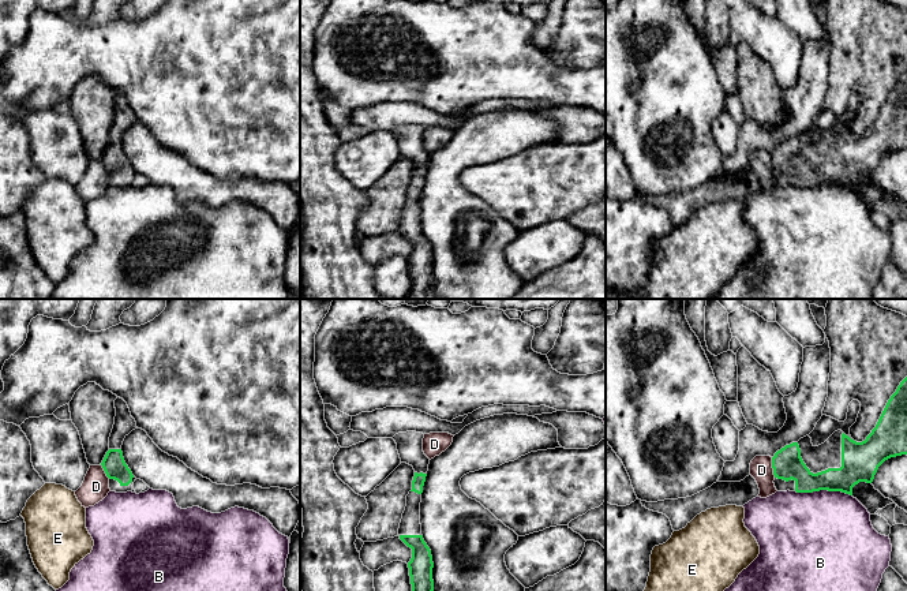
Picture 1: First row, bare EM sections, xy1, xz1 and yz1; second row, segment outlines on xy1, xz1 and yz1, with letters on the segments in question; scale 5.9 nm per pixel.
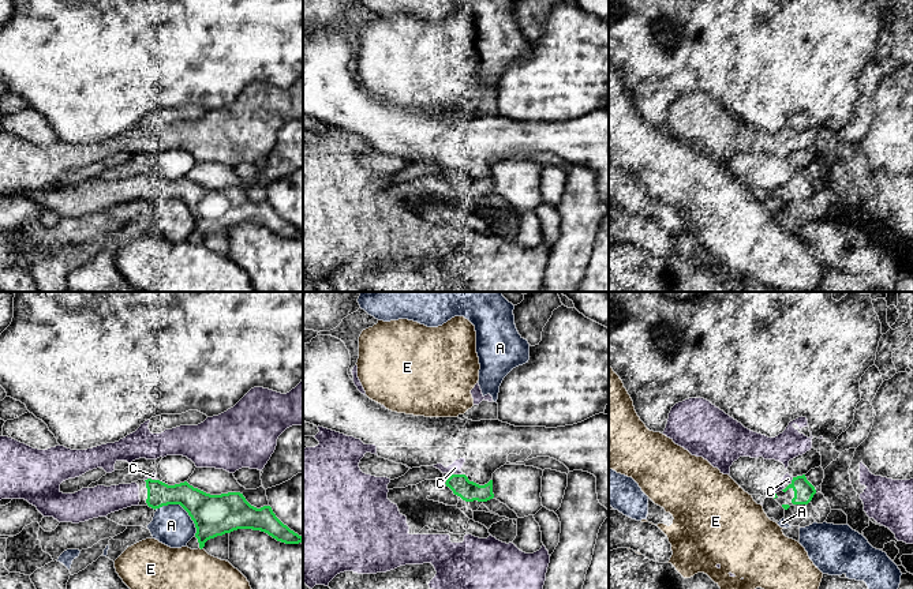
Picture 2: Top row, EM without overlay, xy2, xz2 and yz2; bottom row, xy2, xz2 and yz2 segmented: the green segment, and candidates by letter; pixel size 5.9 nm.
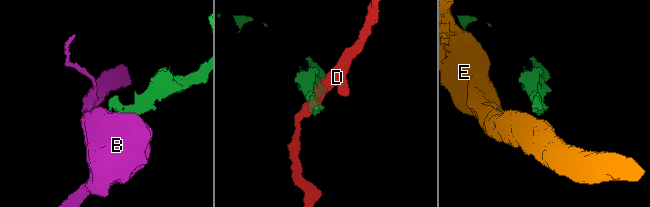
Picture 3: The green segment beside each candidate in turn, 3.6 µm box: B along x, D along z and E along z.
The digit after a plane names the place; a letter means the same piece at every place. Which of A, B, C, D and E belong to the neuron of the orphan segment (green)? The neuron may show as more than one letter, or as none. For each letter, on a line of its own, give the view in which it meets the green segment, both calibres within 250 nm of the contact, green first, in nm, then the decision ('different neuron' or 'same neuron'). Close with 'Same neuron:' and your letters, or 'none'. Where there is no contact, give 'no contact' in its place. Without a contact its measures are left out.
A: contact in xy2; calibres 240 and 240 nm; different neuron
B: contact in yz1; calibres 200 and 480 nm; different neuron
C: contact in xz2; calibres 120 and 70 nm; different neuron
D: contact in yz1; calibres 180 and 130 nm; different neuron
E: contact in xy2; calibres 240 and 480 nm; different neuron
Same neuron: none

